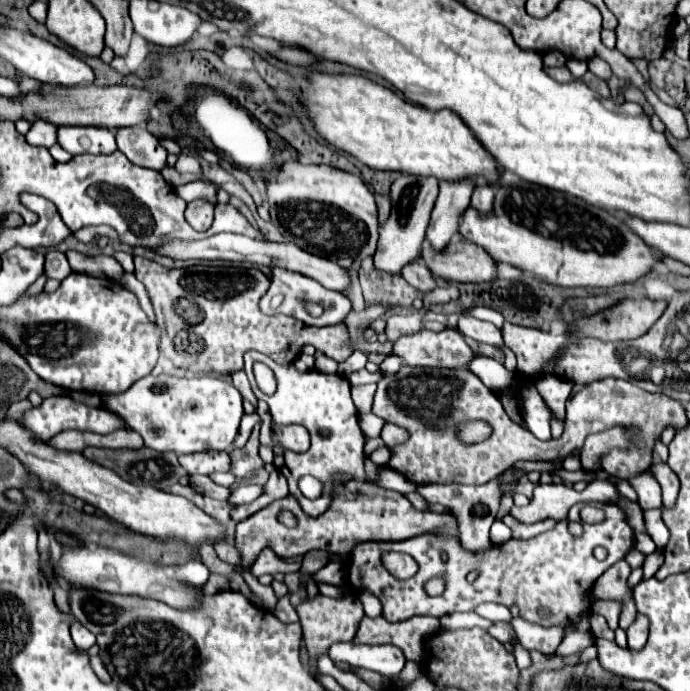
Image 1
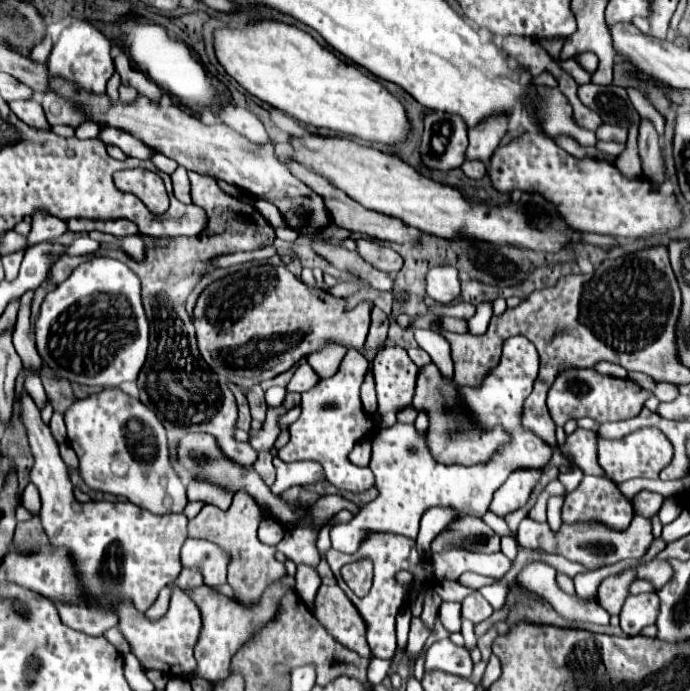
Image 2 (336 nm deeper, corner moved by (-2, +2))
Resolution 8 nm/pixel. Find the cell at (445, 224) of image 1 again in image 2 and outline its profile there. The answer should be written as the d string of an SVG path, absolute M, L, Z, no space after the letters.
M498 117L498 121L486 121L486 125L478 125L478 129L470 129L468 131L470 145L466 149L466 161L488 163L502 135L506 133L506 123L508 117Z

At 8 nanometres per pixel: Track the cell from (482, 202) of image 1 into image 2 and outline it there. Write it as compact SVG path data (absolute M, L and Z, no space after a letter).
M466 161L460 169L462 169L462 171L466 173L466 177L470 177L470 179L482 179L482 177L486 175L486 165L480 163L480 161Z

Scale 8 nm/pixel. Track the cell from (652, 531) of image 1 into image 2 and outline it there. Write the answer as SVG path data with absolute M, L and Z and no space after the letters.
M656 427L636 429L634 433L626 435L620 441L608 441L598 437L598 463L612 481L628 481L634 477L658 479L660 469L670 461L670 457L672 457L672 445L666 439L666 435Z

